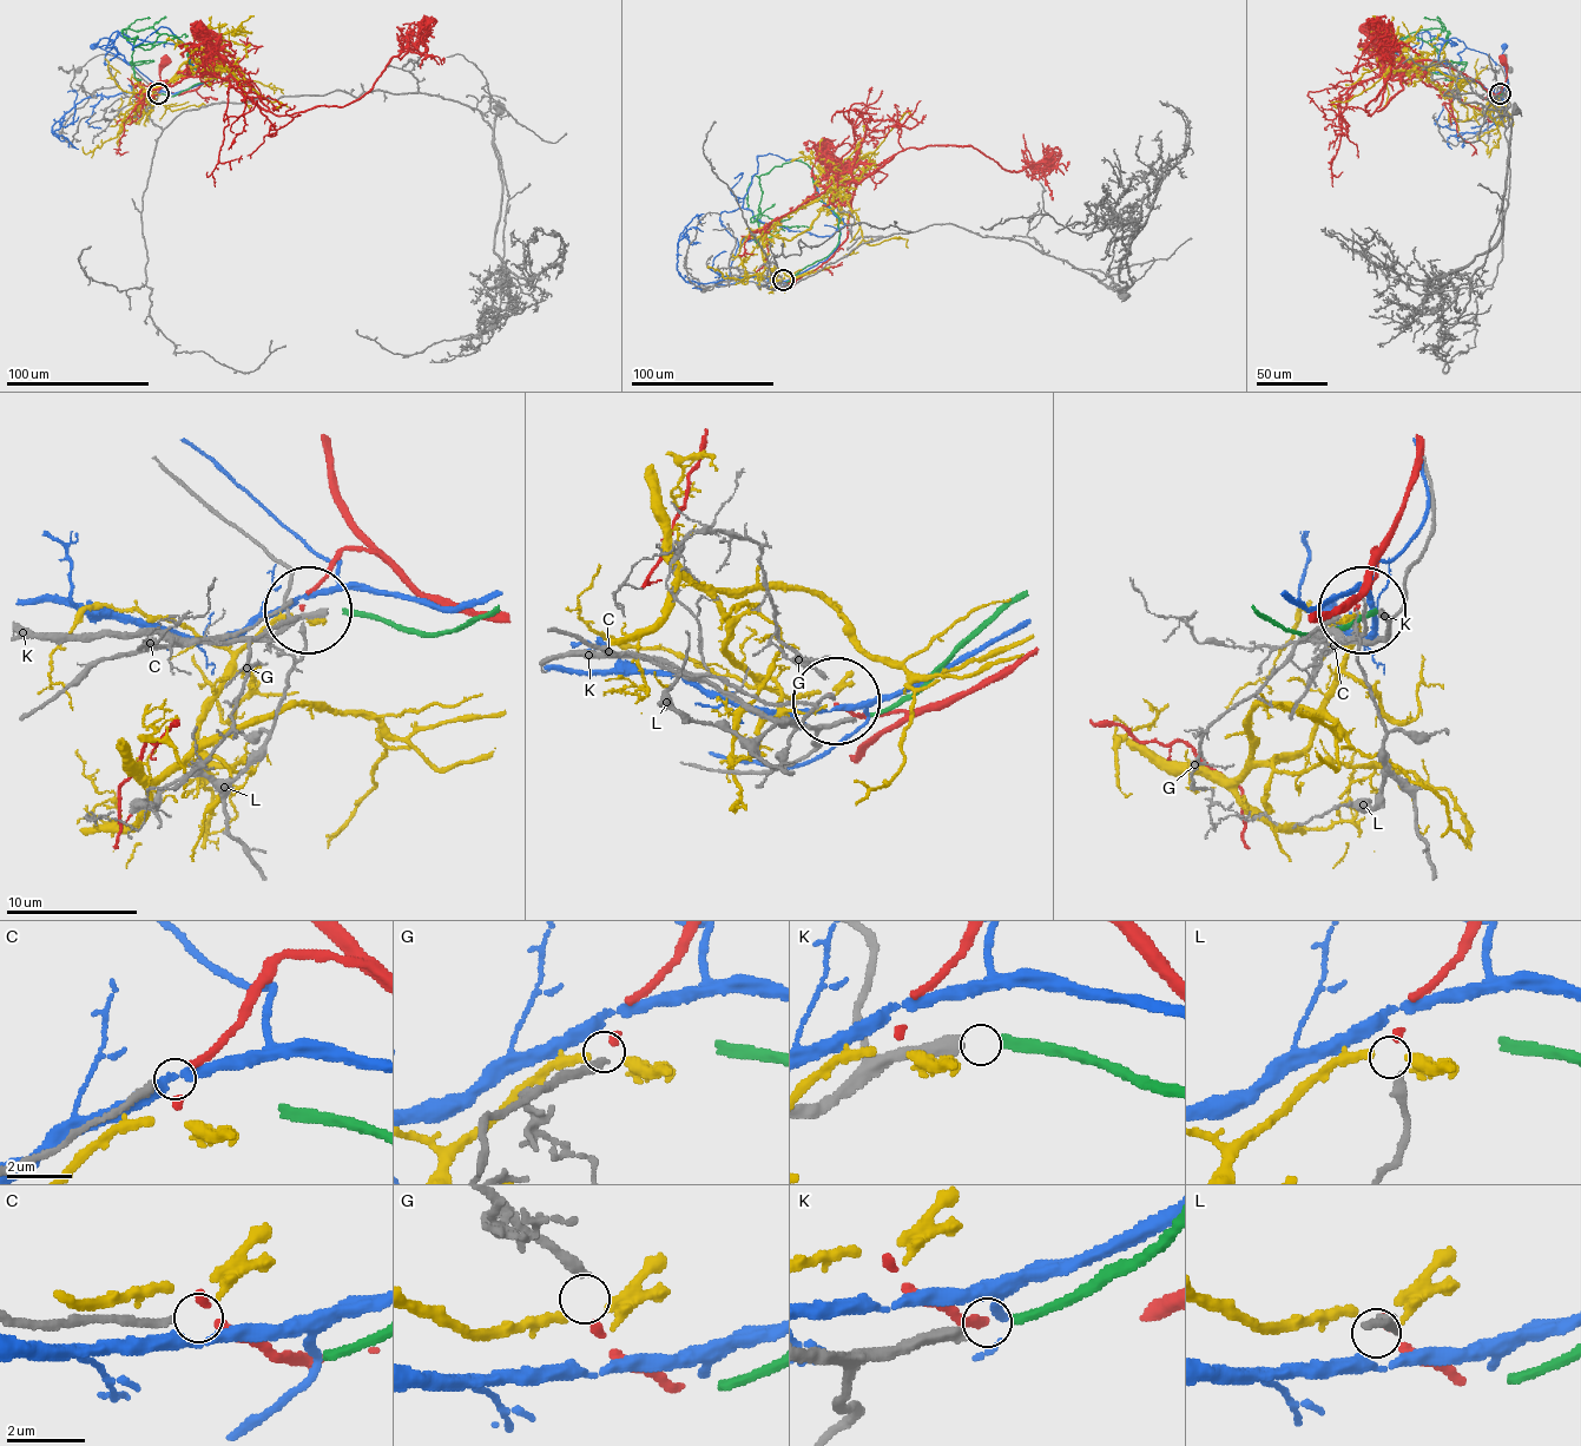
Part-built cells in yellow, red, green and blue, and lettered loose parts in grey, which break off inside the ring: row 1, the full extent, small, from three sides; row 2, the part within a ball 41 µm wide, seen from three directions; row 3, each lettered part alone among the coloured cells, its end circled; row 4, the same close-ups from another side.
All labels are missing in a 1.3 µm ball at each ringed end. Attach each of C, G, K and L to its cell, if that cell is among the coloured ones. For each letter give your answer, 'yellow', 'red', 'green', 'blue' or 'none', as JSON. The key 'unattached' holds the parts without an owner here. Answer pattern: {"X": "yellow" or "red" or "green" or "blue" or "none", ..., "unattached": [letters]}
{"C": "none", "G": "red", "K": "green", "L": "none", "unattached": ["C", "L"]}

